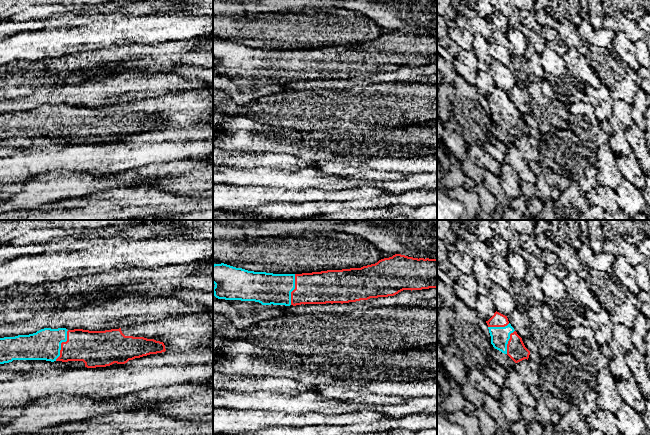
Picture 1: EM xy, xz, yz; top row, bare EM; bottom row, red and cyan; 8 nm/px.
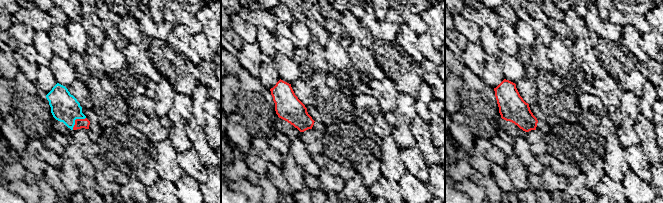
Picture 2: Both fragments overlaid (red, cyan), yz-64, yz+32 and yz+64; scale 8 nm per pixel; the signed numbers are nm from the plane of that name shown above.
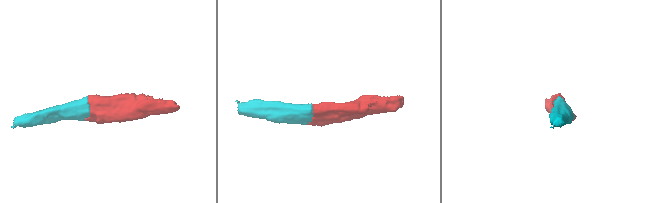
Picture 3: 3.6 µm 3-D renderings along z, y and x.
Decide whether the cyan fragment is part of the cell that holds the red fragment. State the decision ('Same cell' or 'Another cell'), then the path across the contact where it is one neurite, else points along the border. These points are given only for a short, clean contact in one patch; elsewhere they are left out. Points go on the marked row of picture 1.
Same cell. Path across: xy (92, 347), (61, 344), (45, 344)

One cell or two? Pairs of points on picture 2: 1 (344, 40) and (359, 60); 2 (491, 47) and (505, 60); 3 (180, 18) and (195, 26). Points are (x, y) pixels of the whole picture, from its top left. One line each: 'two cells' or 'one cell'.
1: one cell
2: two cells
3: one cell

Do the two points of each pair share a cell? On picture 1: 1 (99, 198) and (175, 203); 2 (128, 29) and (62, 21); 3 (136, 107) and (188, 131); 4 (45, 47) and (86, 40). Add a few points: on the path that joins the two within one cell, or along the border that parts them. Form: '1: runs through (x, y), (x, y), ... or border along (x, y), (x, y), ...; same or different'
1: runs through (118, 202), (156, 202); same
2: border along (67, 26), (51, 29); different
3: border along (202, 122), (193, 122), (185, 126), (166, 127); different
4: runs through (55, 42), (58, 40), (76, 40); same

